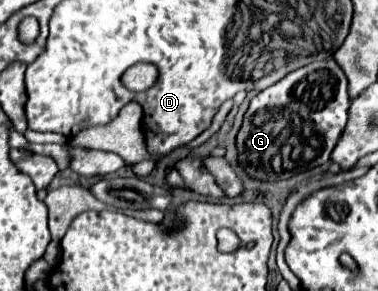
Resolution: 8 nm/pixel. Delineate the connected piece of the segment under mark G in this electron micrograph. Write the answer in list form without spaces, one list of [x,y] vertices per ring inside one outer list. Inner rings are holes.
[[[333,57],[311,63],[307,67],[301,67],[299,71],[293,71],[291,75],[285,75],[279,83],[263,89],[251,99],[249,111],[245,113],[243,125],[237,135],[239,165],[243,167],[247,175],[255,179],[279,181],[279,179],[289,179],[297,173],[303,173],[327,163],[333,147],[337,145],[345,129],[349,105],[351,105],[351,99],[347,93],[347,77]]]

